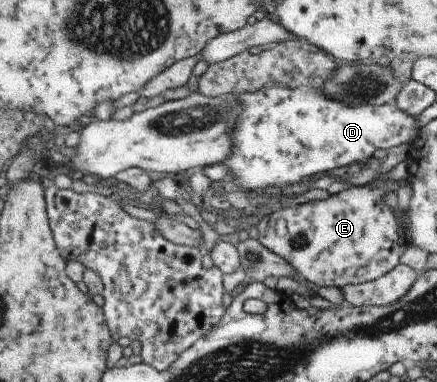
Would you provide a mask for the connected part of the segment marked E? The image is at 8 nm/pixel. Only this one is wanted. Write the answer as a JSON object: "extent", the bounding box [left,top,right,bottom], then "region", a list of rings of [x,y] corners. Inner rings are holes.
{"extent":[257,183,400,288],"region":[[[368,183],[352,186],[334,194],[328,200],[307,201],[301,205],[292,205],[279,211],[270,212],[257,225],[258,240],[274,254],[285,258],[315,288],[344,288],[350,284],[361,284],[381,278],[394,269],[400,248],[396,236],[396,220],[392,209],[382,200],[382,189],[370,188]]]}

